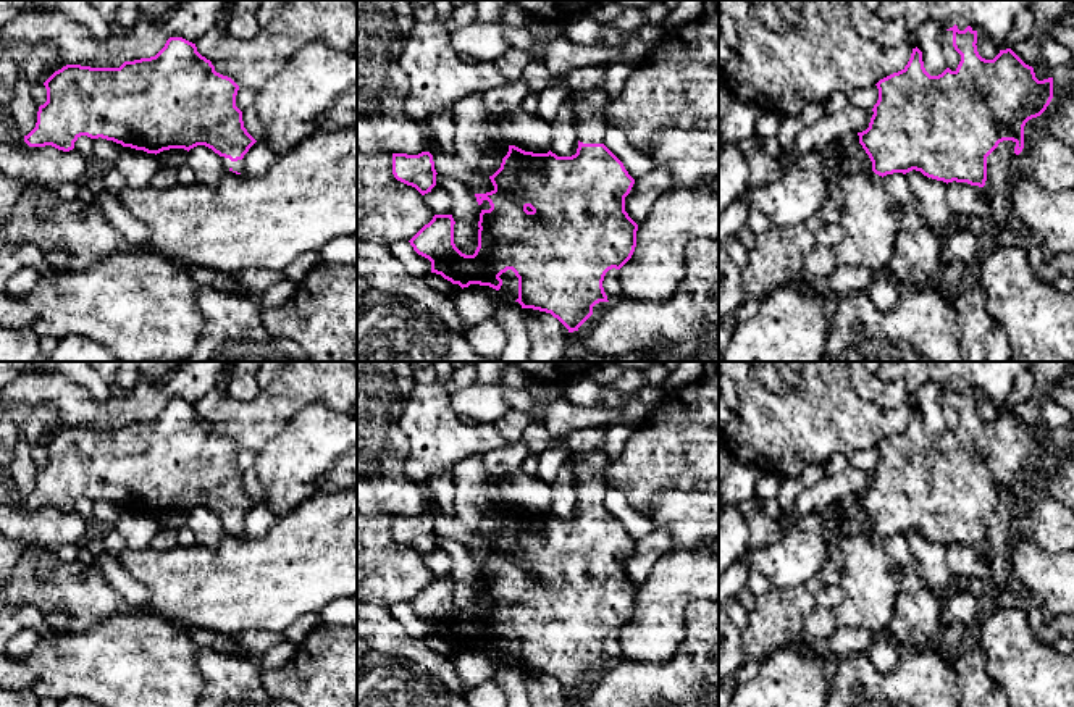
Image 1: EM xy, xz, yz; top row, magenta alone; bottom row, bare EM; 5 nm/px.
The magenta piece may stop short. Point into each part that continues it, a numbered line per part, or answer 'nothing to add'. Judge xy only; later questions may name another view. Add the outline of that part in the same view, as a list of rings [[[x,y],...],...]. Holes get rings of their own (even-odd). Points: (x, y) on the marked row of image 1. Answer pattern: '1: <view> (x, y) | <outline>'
1: xy (238, 165) | [[[221,157],[221,161],[223,161],[224,168],[228,168],[228,169],[231,168],[233,171],[244,173],[242,160],[231,161],[229,158]]]

